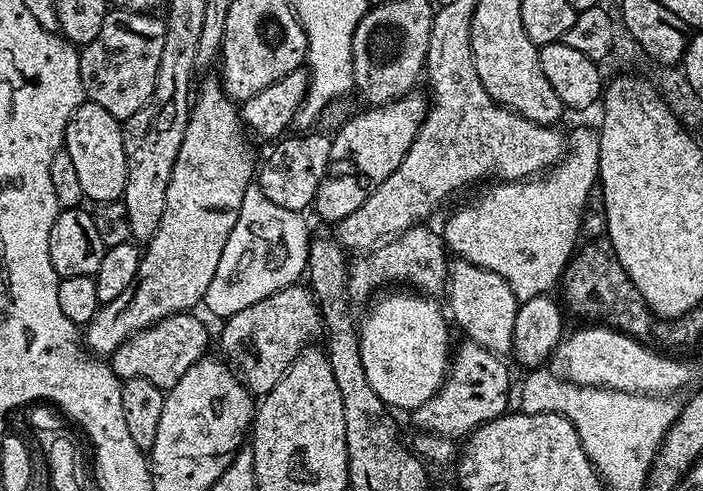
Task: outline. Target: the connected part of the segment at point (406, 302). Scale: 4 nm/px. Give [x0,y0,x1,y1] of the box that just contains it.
[359,290,449,410]

